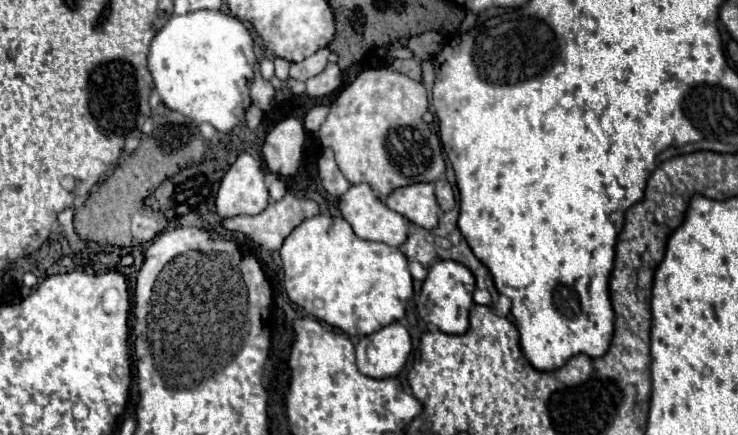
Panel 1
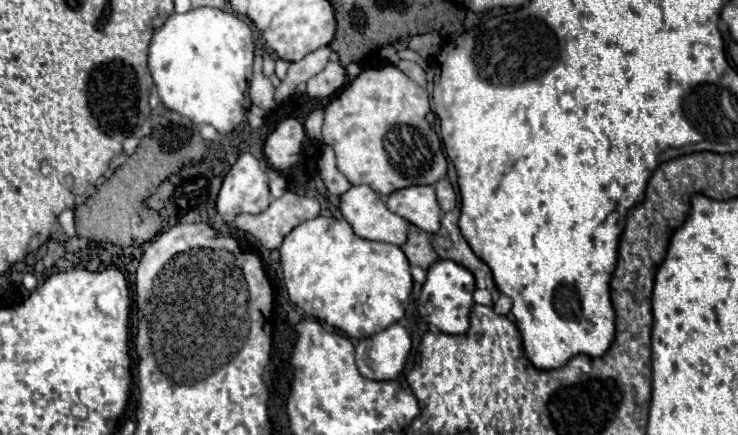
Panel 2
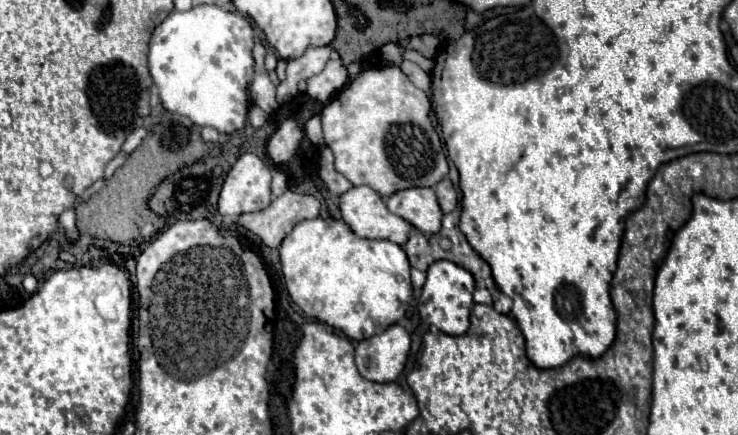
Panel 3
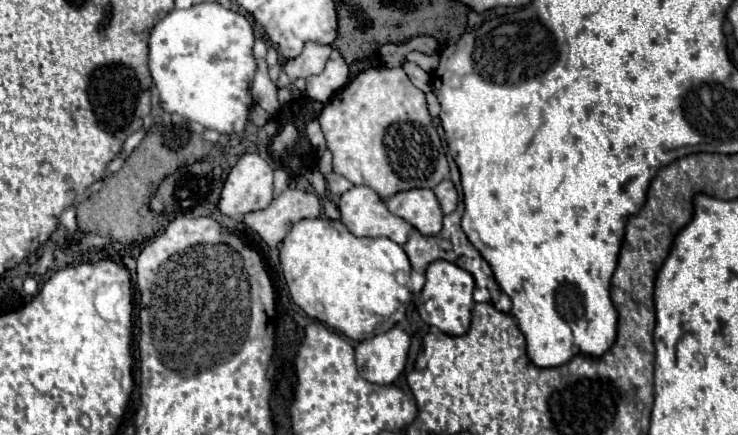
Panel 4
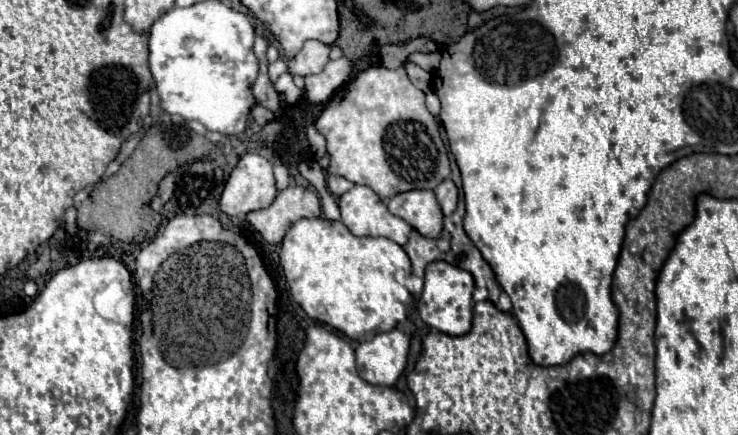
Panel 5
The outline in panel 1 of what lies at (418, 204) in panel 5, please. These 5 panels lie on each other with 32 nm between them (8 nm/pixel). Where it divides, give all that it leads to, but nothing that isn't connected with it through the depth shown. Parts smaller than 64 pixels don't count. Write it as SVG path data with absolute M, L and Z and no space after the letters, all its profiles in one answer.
M416 182L410 186L396 188L388 196L388 208L402 214L410 222L432 230L438 226L438 204L434 196L434 184Z

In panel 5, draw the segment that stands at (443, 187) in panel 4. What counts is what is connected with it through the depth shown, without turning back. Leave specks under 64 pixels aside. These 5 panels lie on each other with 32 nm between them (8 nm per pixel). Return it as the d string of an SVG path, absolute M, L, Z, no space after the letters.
M446 178L436 190L434 190L438 202L440 202L440 208L444 212L444 216L452 214L456 210L456 204L458 204L458 188L454 186L454 182L450 178Z

